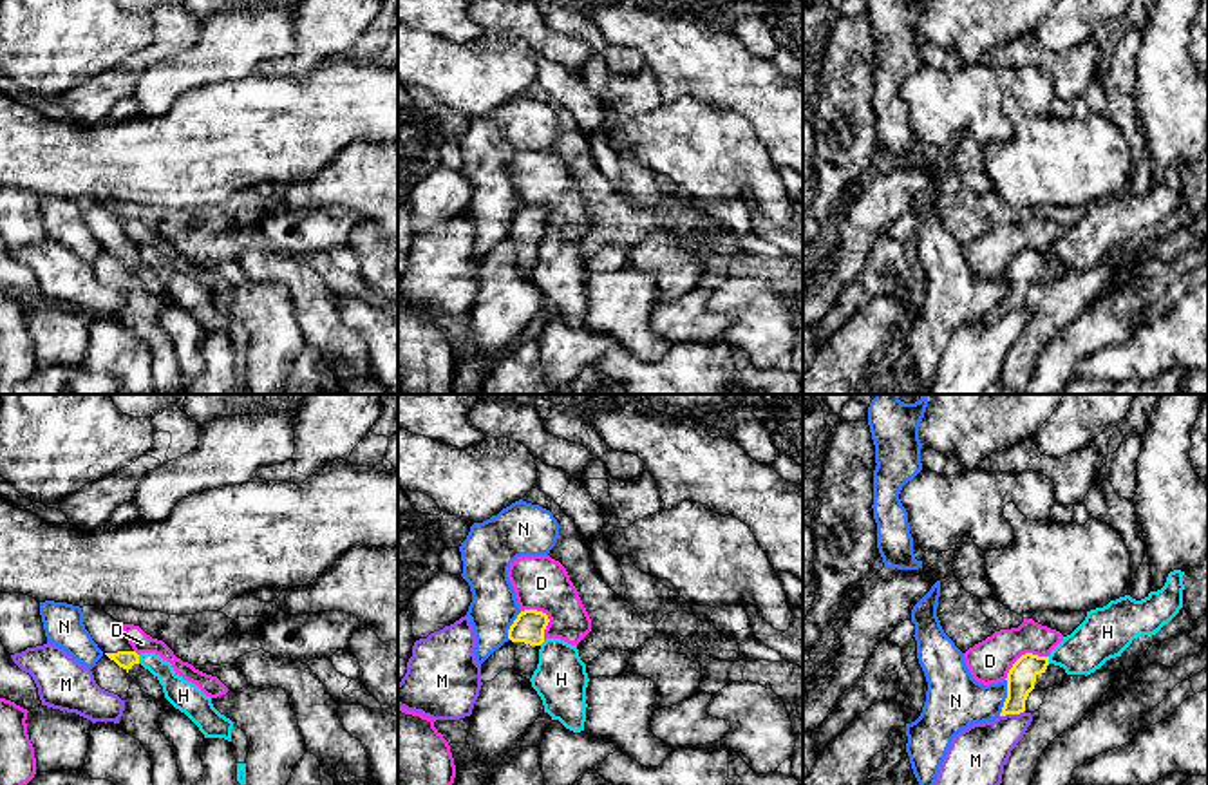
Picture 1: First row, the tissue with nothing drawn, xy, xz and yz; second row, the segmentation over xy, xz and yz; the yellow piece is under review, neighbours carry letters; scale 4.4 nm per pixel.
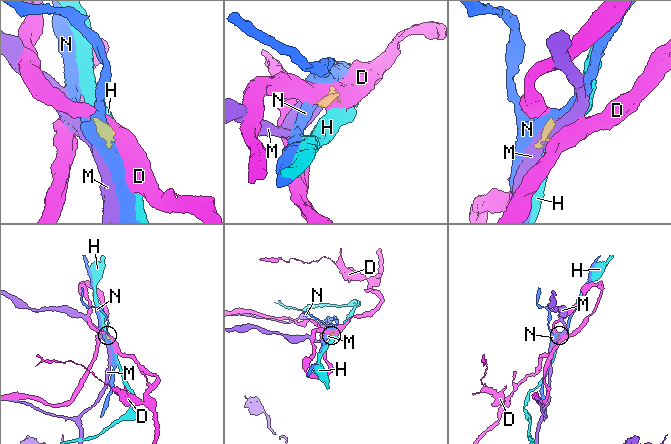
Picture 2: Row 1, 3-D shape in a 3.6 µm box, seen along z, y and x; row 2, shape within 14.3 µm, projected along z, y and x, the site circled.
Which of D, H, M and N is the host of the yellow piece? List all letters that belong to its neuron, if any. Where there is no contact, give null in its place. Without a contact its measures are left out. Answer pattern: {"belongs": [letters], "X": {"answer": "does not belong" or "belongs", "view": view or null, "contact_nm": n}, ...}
{"belongs": [], "D": {"answer": "does not belong", "view": "xz", "contact_nm": 170}, "H": {"answer": "does not belong", "view": "xy", "contact_nm": 40}, "M": {"answer": "does not belong", "view": "yz", "contact_nm": 120}, "N": {"answer": "does not belong", "view": "yz", "contact_nm": 170}}

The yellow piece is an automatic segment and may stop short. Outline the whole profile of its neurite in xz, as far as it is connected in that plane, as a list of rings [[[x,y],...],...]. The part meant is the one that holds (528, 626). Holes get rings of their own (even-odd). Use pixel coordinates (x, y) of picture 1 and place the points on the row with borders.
[[[524,610],[508,629],[508,638],[515,648],[515,671],[530,680],[539,664],[539,649],[544,642],[544,629],[550,619],[537,610]]]

